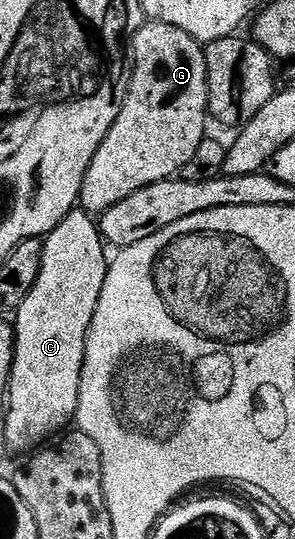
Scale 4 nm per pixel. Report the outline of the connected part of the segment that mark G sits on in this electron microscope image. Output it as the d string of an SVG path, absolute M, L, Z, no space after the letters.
M148 20L137 34L131 35L130 50L131 61L133 58L136 63L133 66L131 63L130 66L128 94L124 98L122 112L118 120L114 120L114 128L110 128L106 140L102 140L98 152L94 152L94 160L90 160L86 180L82 180L78 206L85 214L93 216L106 213L114 208L114 204L126 200L126 196L134 196L134 192L150 184L175 179L184 166L190 164L190 156L198 152L198 144L202 144L206 137L204 129L210 123L208 77L204 46L201 43L182 32L182 28Z

